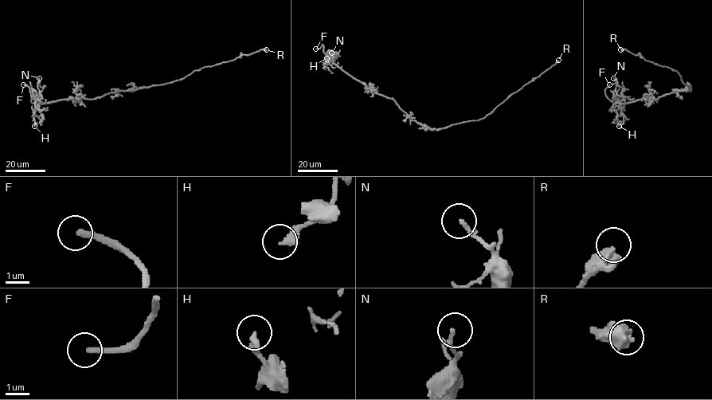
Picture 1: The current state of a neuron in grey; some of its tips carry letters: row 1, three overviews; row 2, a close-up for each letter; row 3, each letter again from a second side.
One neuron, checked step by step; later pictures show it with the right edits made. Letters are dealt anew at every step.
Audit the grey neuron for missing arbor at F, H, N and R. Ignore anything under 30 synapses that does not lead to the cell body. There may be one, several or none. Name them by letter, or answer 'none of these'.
F

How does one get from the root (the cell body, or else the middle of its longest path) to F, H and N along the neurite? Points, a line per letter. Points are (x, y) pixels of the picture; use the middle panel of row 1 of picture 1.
F: (429, 128), (413, 120), (393, 100), (373, 93), (338, 68), (324, 52), (322, 44), (315, 49)
H: (429, 128), (413, 120), (393, 100), (373, 93), (330, 60), (326, 62), (326, 58)
N: (429, 128), (413, 120), (393, 100), (373, 93), (342, 71), (329, 58), (331, 52)

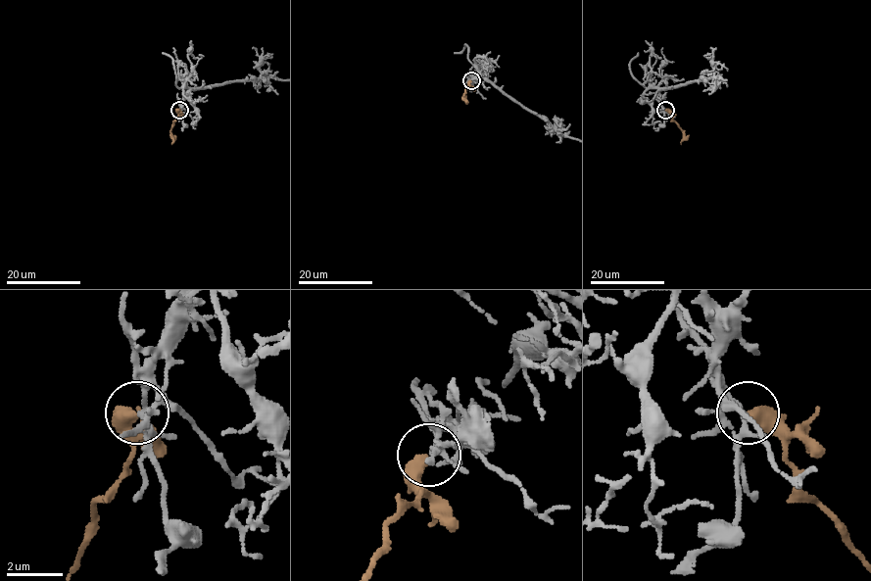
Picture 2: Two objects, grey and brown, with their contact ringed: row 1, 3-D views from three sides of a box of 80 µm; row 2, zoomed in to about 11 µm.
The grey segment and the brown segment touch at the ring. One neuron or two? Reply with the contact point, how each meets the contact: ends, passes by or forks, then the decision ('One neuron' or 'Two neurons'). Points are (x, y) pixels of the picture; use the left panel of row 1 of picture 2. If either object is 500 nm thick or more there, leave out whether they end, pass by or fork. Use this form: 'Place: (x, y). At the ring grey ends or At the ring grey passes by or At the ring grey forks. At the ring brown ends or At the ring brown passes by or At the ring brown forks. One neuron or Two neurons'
Place: (179, 110). One neuron

